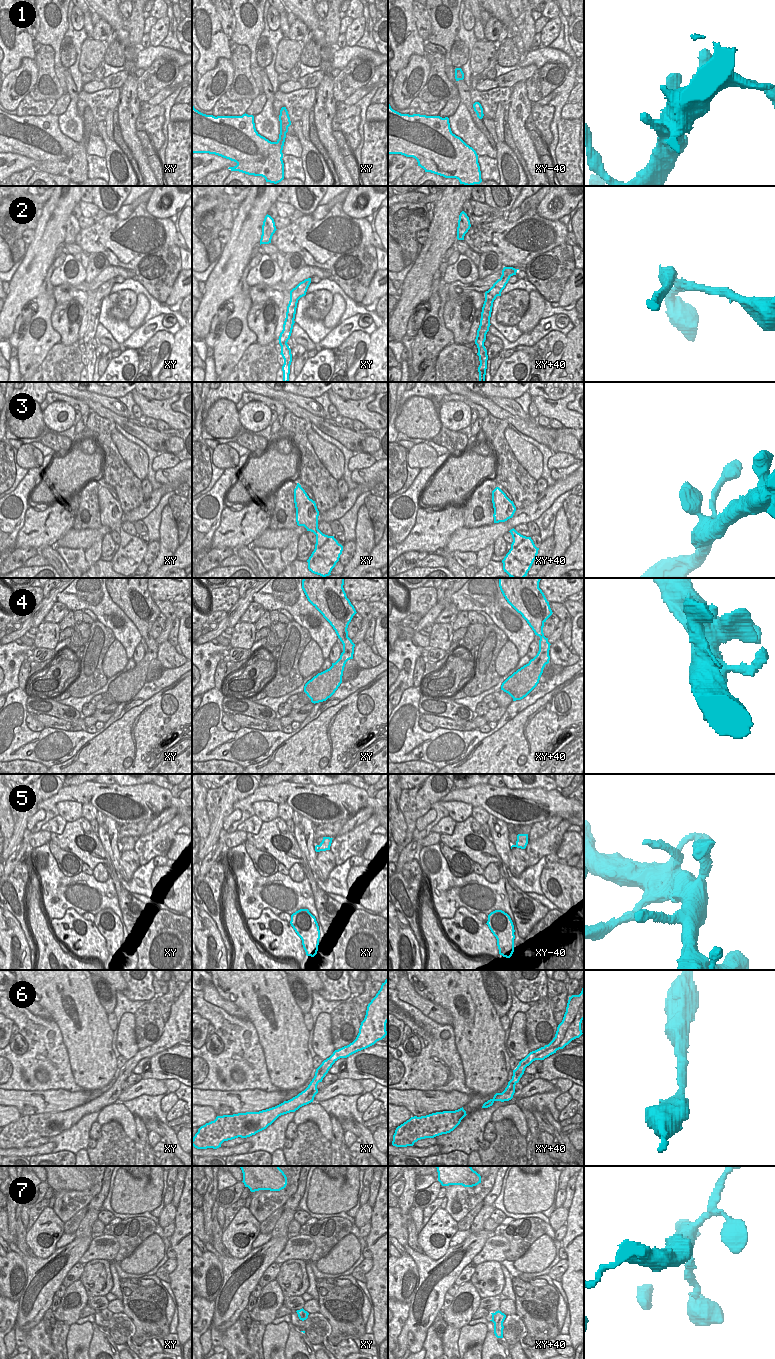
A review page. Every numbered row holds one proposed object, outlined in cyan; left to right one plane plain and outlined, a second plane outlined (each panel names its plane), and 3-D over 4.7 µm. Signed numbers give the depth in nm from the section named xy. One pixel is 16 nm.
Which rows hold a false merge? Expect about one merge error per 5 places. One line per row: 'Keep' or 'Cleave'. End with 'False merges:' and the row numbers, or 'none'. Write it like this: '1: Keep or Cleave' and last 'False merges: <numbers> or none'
1: Keep
2: Cleave
3: Keep
4: Keep
5: Keep
6: Keep
7: Keep
False merges: 2.

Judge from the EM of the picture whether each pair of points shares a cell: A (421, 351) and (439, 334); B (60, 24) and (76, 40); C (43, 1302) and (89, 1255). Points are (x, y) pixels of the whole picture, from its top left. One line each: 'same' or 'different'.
A: same
B: different
C: different

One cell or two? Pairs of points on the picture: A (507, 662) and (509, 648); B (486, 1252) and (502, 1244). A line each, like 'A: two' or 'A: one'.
A: one
B: one

